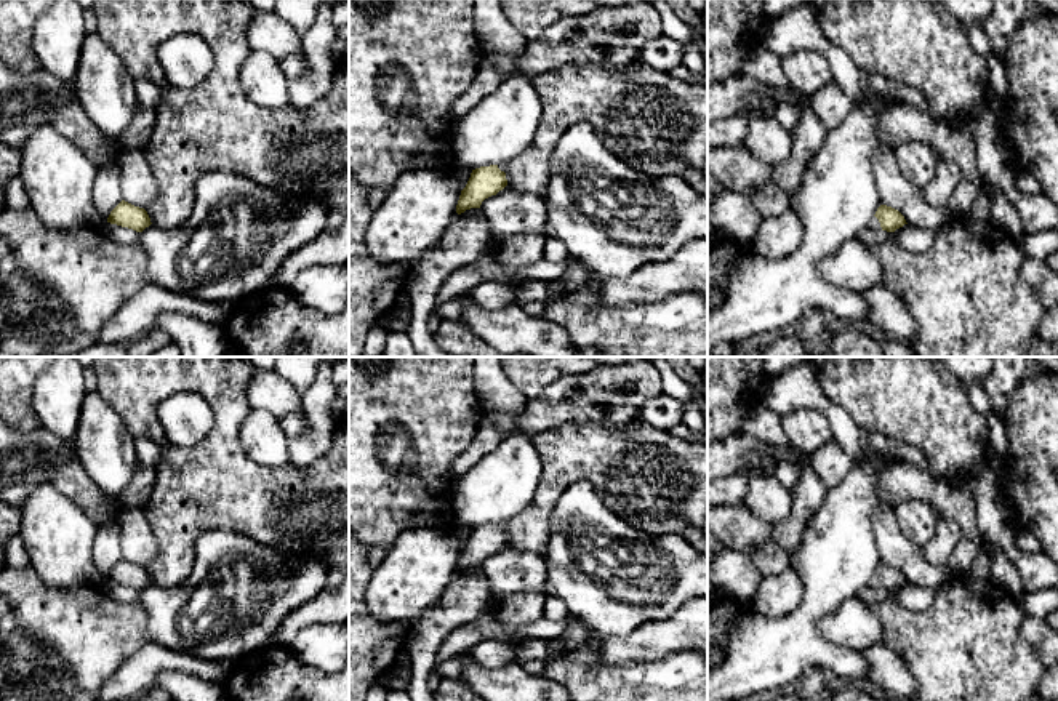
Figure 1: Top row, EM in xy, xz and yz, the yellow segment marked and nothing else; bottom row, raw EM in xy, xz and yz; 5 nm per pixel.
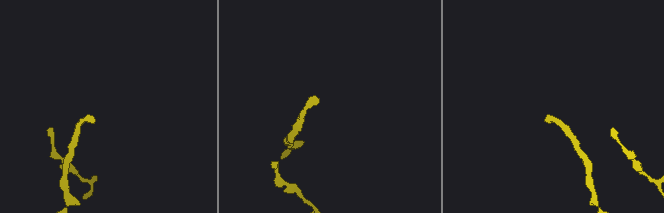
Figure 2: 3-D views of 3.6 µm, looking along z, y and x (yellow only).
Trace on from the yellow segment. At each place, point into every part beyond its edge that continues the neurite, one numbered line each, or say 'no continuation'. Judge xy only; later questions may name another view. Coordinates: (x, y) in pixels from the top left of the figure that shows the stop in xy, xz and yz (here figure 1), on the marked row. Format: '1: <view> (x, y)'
no continuation

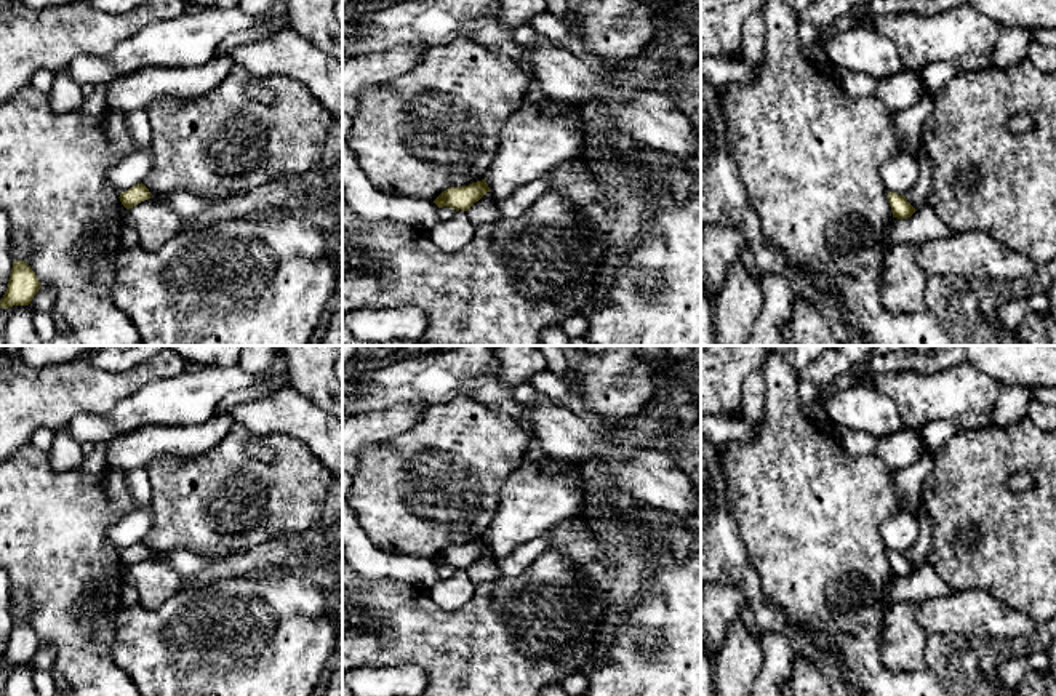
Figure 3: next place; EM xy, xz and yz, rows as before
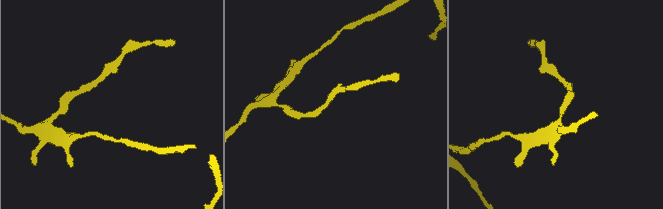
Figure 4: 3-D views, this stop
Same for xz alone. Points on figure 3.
no continuation

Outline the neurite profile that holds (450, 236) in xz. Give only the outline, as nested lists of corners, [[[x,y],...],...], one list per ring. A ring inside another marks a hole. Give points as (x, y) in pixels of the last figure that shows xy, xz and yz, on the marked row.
[[[459,210],[450,221],[438,221],[427,230],[429,240],[445,253],[459,251],[475,235],[475,226],[466,211]]]

